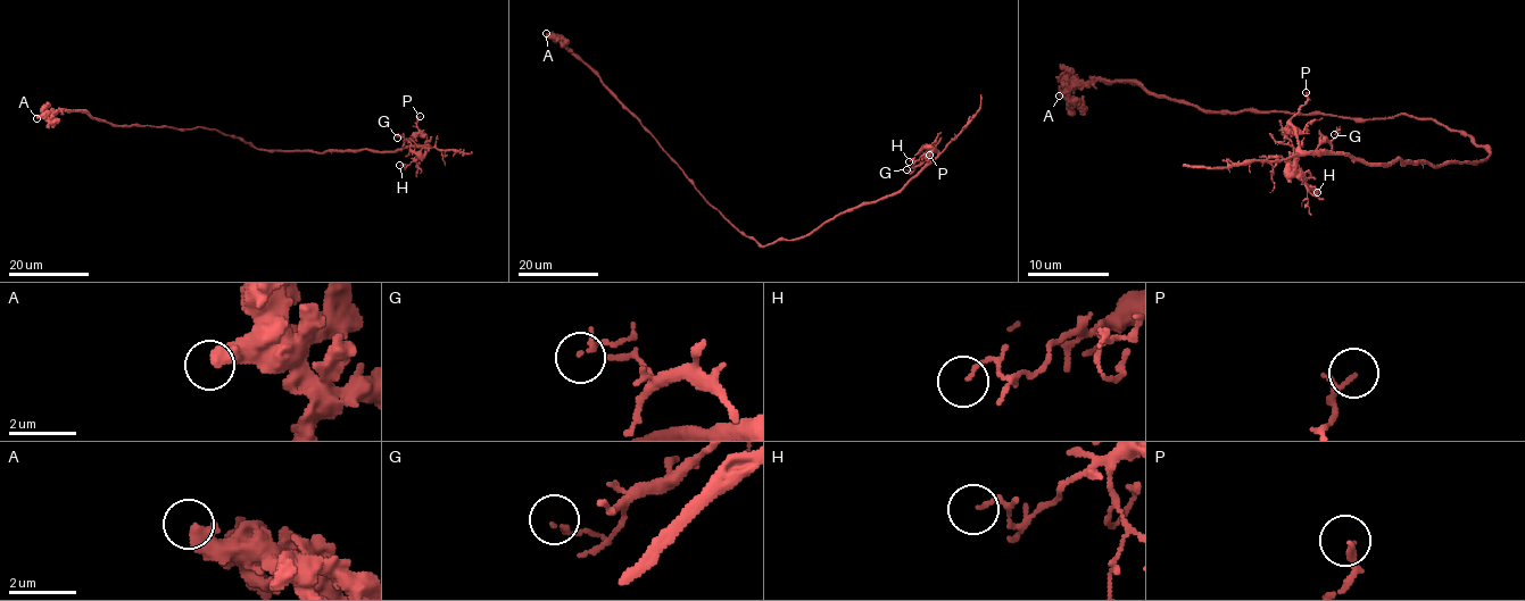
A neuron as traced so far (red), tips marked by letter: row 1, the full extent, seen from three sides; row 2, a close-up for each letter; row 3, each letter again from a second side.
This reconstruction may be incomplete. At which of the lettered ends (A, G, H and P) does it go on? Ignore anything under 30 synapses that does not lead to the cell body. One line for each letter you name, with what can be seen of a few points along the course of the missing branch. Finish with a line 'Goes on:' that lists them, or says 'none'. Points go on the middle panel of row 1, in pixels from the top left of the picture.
Goes on: none

